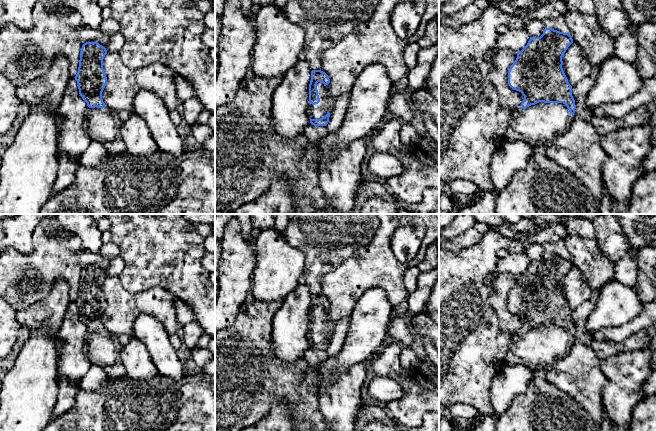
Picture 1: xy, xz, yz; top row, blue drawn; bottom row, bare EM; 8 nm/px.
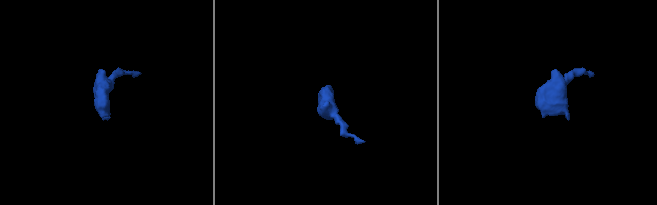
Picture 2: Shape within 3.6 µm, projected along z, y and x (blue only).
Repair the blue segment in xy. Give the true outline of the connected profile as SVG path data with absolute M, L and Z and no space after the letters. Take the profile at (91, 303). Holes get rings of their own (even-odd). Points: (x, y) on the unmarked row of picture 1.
M86 266L80 275L79 291L74 301L79 318L87 327L85 355L92 365L102 367L110 379L127 376L120 360L122 349L118 336L109 333L102 323L107 308L103 293L103 283L107 278L105 271L97 266Z

